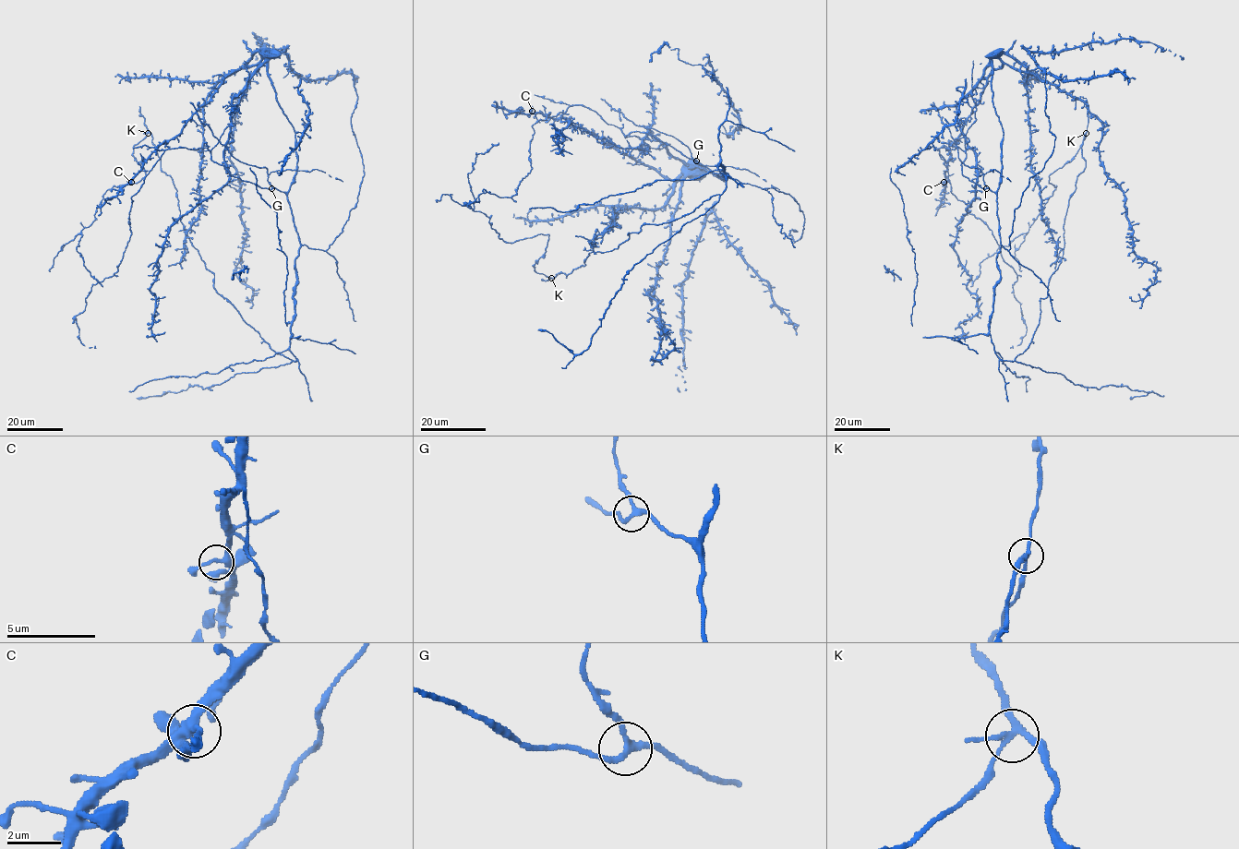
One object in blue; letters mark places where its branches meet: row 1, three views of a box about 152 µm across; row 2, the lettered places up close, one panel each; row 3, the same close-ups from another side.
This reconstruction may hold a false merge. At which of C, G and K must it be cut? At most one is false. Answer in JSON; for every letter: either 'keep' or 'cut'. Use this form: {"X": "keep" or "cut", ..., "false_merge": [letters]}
{"C": "keep", "G": "keep", "K": "cut", "false_merge": ["K"]}

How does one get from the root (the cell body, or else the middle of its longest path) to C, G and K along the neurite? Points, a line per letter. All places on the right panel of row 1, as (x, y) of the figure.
C: (992, 312), (1003, 137), (992, 89), (996, 57), (1002, 66), (988, 77), (949, 145), (944, 182)
G: (992, 312), (994, 288), (1000, 280), (996, 257), (1000, 238), (997, 195), (986, 188)
K: (992, 312), (994, 353), (1014, 361), (1031, 341), (1040, 299), (1062, 259), (1068, 199), (1086, 166), (1086, 132)

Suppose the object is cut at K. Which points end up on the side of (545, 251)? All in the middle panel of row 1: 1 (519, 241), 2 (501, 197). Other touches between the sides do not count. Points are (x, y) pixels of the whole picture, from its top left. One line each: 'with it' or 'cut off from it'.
1: with it
2: cut off from it

